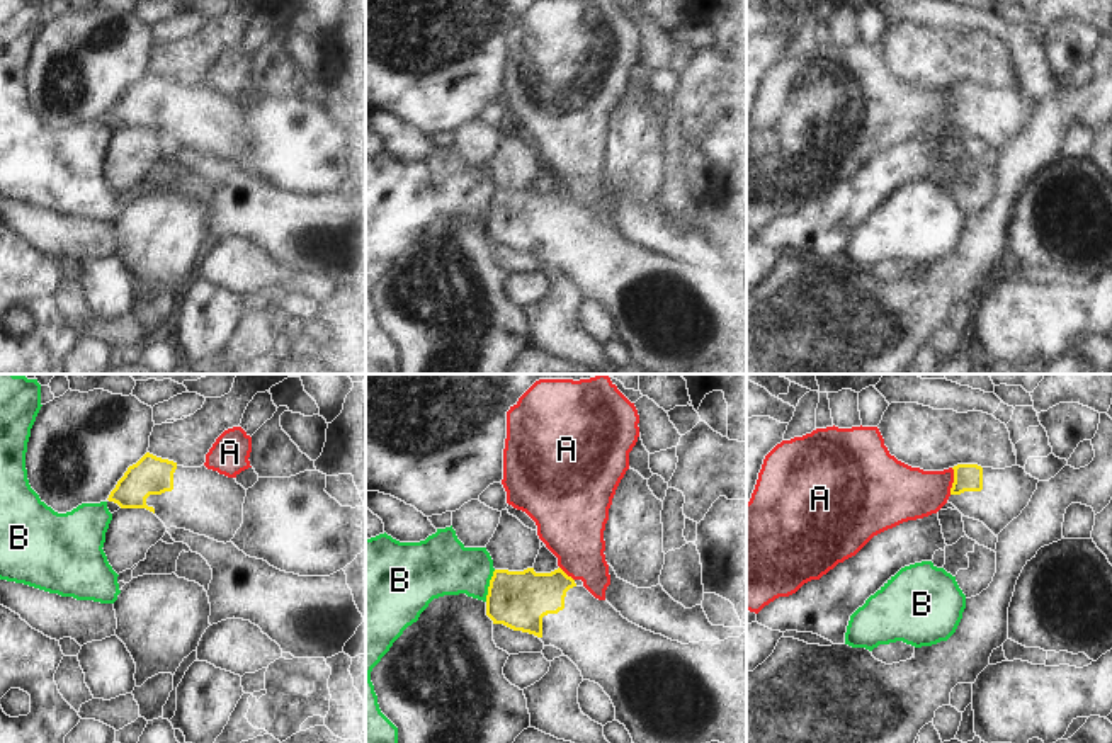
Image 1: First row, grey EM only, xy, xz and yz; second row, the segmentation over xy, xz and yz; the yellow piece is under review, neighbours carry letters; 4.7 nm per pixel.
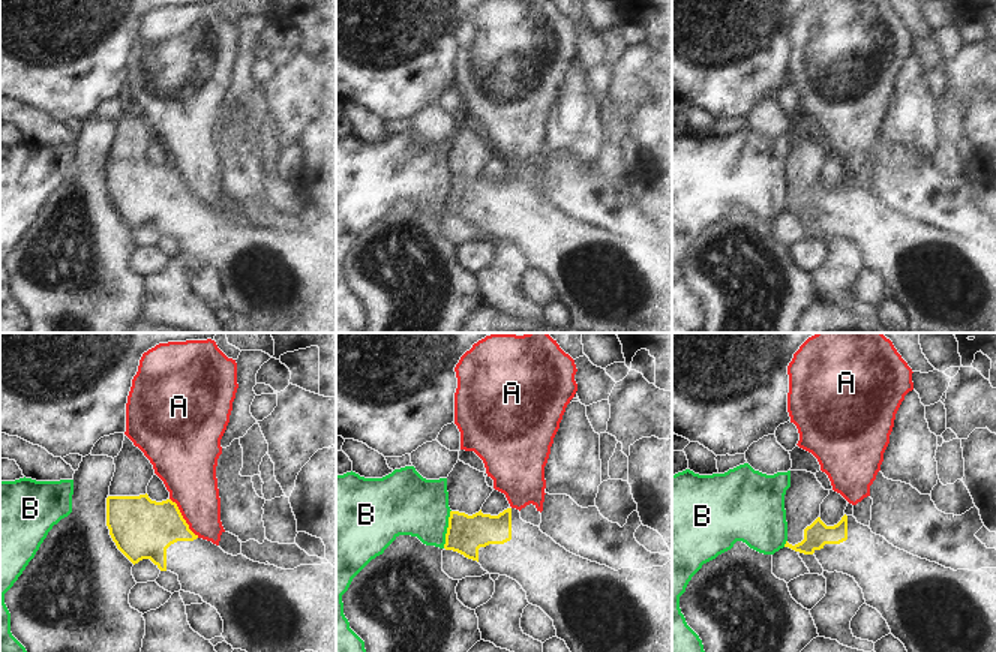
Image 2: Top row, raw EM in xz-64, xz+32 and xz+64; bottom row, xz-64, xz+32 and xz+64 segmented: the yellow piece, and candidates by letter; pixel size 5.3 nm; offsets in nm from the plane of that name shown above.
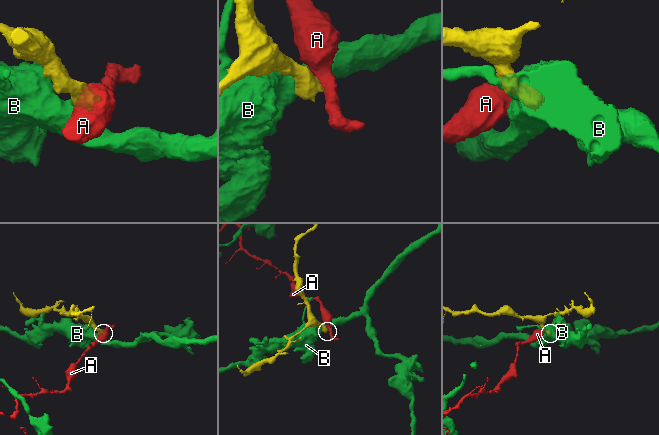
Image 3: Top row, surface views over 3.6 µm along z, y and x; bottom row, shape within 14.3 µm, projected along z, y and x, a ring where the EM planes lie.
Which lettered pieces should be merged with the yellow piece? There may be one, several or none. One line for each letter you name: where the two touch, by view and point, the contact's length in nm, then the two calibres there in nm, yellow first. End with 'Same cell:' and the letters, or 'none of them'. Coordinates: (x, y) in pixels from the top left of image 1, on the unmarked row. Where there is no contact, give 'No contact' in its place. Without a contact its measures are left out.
Same cell: none of them.

